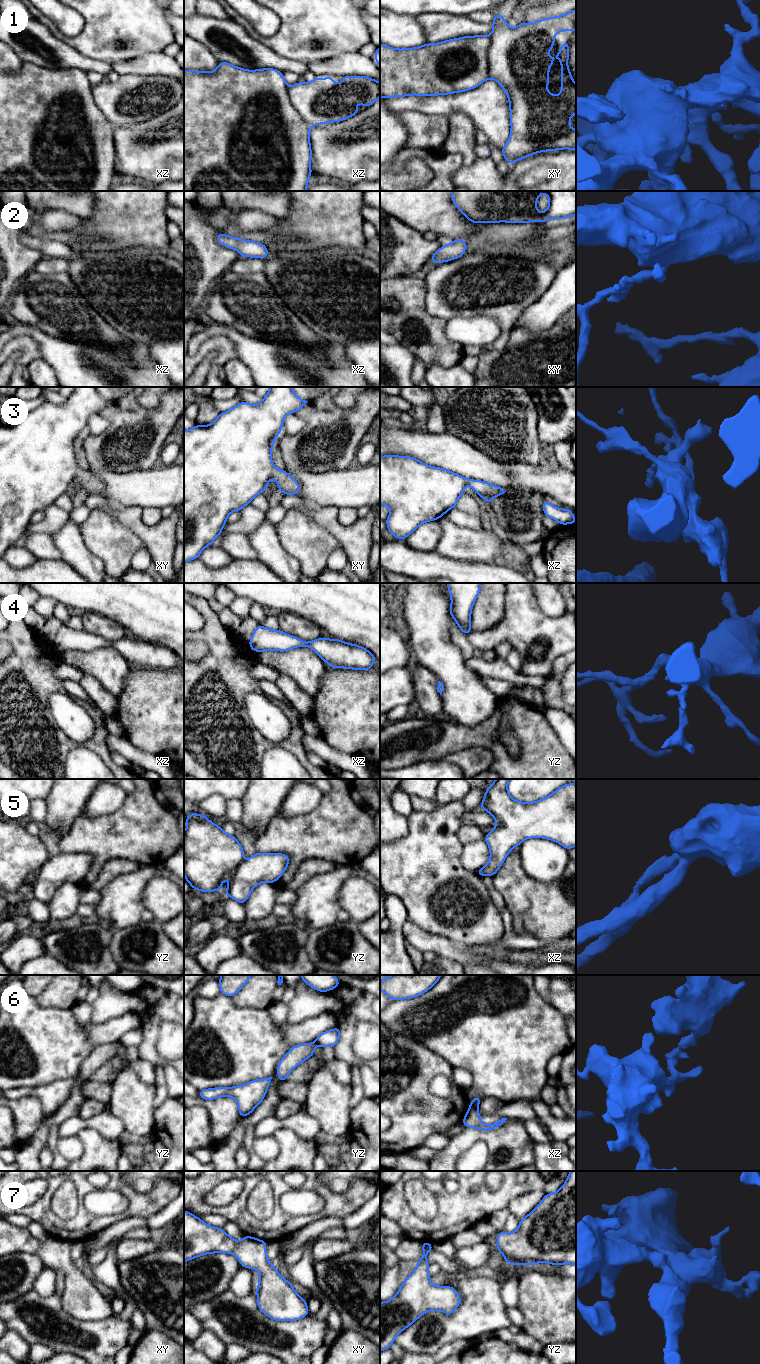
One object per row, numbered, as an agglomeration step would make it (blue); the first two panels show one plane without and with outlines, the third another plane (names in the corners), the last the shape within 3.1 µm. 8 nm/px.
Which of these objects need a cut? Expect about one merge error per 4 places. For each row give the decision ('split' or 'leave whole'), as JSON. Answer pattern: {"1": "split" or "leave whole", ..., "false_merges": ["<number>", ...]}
{"1": "leave whole", "2": "leave whole", "3": "leave whole", "4": "leave whole", "5": "leave whole", "6": "split", "7": "leave whole", "false_merges": ["6"]}

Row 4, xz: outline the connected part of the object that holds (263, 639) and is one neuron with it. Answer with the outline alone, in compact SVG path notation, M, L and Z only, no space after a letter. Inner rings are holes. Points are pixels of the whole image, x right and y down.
M261 624L253 632L250 648L259 653L261 651L288 651L295 647L309 647L315 651L330 668L349 668L355 670L369 670L376 661L375 656L362 646L343 642L336 638L318 638L303 642L301 639L286 634L281 630L271 630Z

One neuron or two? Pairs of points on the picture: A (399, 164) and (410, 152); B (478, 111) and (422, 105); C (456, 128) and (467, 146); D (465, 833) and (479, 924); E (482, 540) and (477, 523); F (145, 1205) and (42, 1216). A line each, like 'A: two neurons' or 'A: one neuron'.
A: one neuron
B: one neuron
C: one neuron
D: two neurons
E: two neurons
F: one neuron

